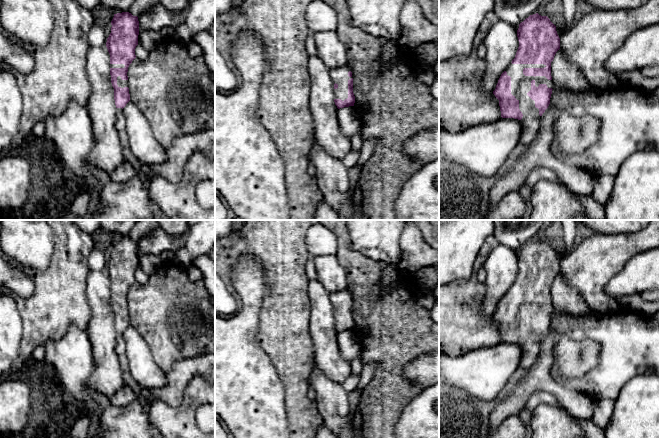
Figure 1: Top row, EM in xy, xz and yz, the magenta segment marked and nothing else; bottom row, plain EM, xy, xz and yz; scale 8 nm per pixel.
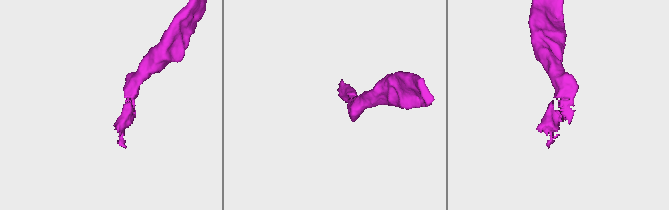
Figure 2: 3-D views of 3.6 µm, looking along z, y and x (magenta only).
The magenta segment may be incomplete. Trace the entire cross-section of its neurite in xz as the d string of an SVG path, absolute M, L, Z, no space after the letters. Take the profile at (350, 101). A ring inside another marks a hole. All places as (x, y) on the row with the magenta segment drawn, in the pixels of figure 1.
M347 66L329 70L334 83L334 102L338 109L354 106L352 72Z

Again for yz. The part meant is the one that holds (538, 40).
M538 13L519 24L517 37L519 47L515 58L501 74L493 94L499 100L501 117L518 119L522 123L519 142L499 173L491 177L483 177L449 162L439 152L439 220L483 220L490 208L489 196L494 183L513 168L537 136L540 117L548 108L554 89L551 62L560 49L560 38L550 19Z

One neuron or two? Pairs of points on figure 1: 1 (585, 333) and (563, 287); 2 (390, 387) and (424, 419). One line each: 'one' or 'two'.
1: two
2: two

